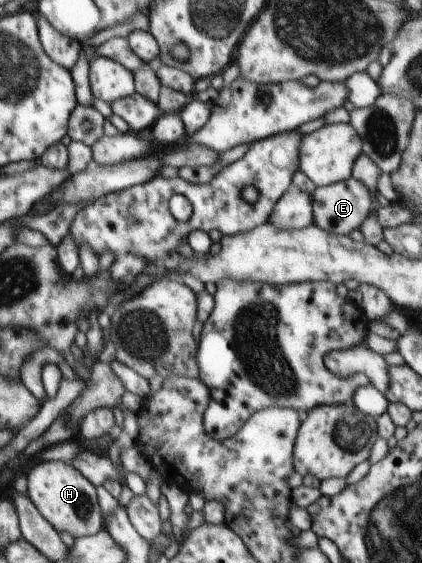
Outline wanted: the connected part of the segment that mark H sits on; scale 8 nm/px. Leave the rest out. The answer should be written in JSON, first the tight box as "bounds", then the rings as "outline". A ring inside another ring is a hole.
{"bounds":[25,460,104,539],"outline":[[[40,460],[34,462],[25,472],[28,477],[27,495],[40,514],[58,532],[66,532],[77,539],[95,535],[104,528],[96,486],[86,480],[86,477],[70,463]]]}

